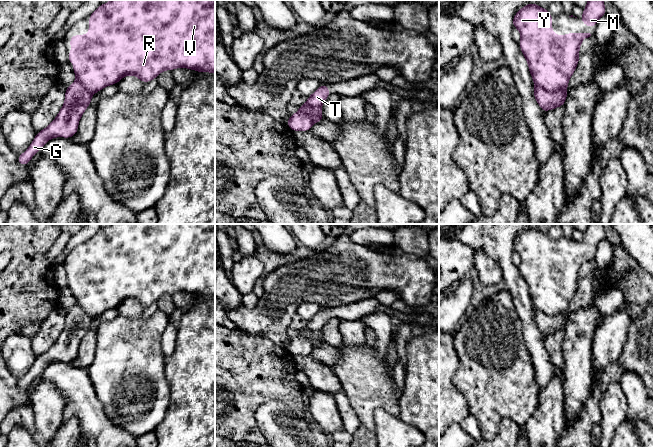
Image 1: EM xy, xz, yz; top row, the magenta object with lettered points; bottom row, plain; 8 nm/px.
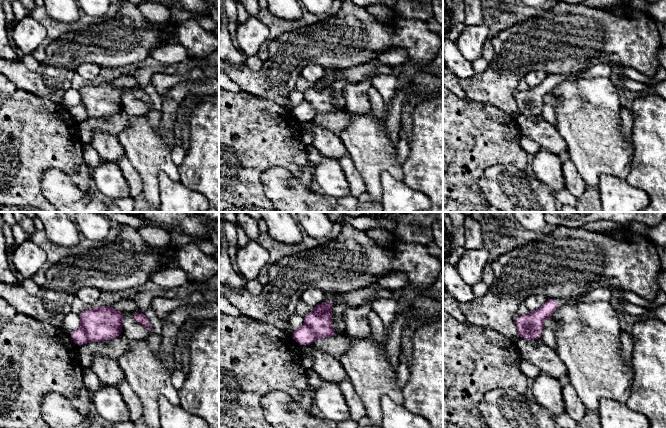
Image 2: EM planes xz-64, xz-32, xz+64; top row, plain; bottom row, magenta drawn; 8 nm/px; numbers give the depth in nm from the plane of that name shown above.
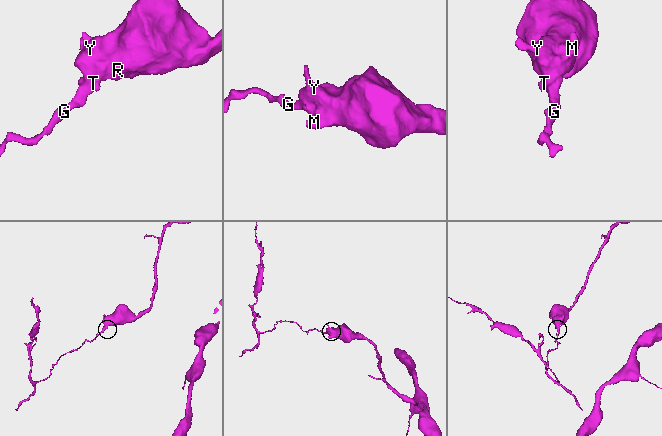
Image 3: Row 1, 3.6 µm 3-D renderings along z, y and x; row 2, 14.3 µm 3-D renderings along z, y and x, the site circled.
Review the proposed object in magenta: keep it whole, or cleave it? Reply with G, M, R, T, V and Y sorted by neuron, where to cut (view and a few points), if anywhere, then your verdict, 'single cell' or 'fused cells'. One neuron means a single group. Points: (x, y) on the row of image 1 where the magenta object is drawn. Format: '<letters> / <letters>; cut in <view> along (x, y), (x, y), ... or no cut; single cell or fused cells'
G T / M R V Y; cut in yz along (536, 84), (548, 91), (555, 91), (565, 87); fused cells

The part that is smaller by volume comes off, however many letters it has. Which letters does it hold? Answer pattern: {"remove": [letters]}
{"remove": ["G", "T"]}

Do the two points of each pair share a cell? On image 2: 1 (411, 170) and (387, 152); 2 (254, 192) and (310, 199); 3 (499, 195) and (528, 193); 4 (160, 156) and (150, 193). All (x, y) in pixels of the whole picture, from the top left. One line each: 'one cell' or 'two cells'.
1: two cells
2: two cells
3: one cell
4: one cell

